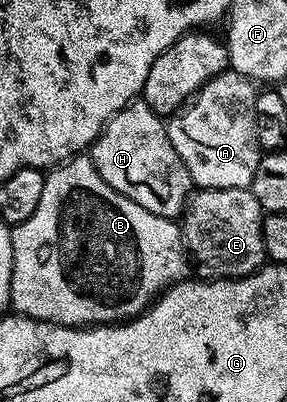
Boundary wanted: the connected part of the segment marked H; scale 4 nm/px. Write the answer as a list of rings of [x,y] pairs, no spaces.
[[[141,99],[123,107],[105,125],[105,130],[93,140],[91,160],[101,178],[115,191],[160,217],[180,218],[195,189],[183,159],[179,159],[179,151],[171,143],[162,114]]]

